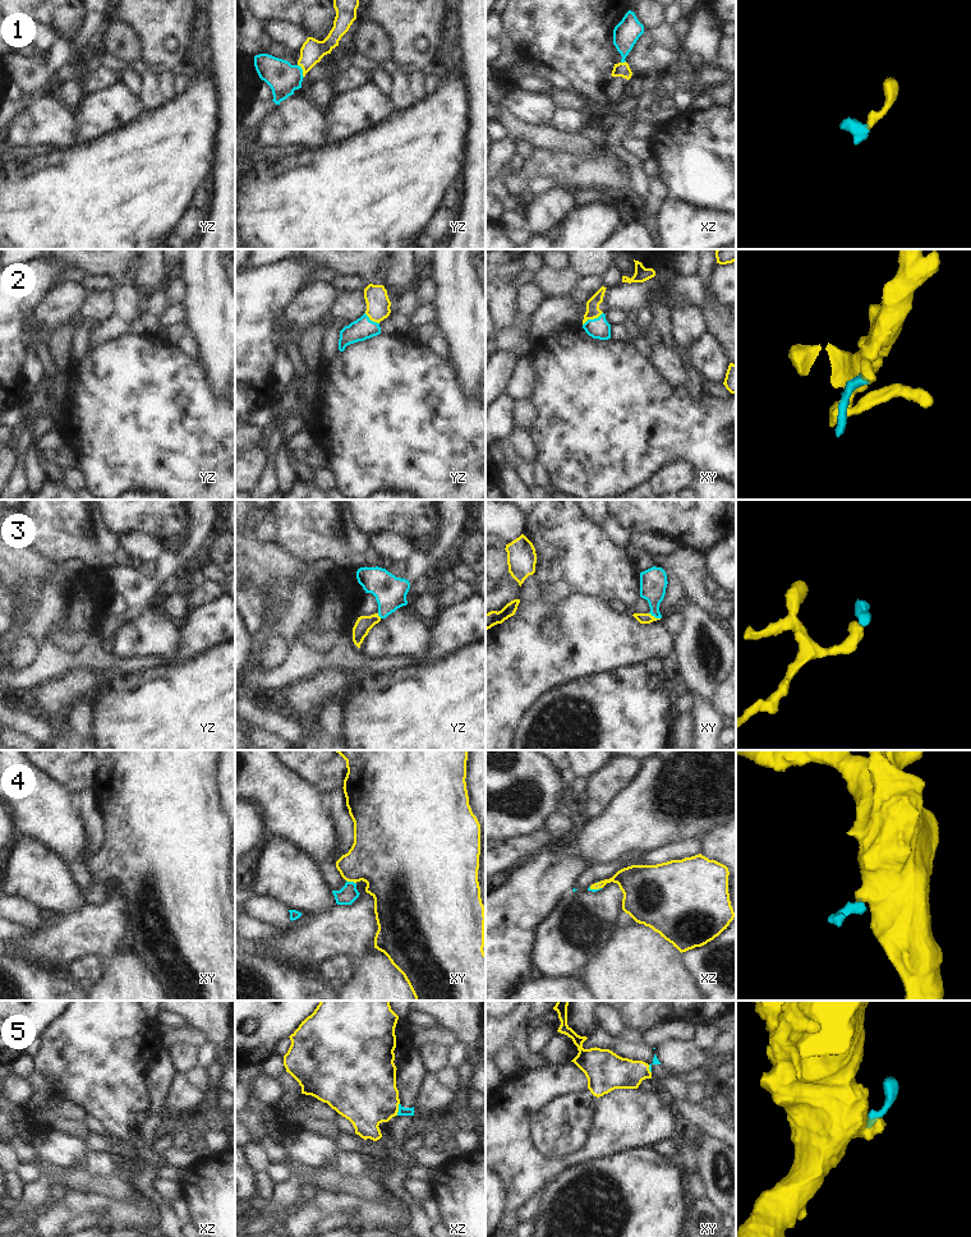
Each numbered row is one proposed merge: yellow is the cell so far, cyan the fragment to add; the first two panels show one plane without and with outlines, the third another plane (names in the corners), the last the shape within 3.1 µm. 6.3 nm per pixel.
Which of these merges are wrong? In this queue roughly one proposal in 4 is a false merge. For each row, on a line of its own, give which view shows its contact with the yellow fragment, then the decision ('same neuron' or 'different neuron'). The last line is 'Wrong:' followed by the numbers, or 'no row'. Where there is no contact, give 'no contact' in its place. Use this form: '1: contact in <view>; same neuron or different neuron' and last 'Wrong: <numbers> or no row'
1: contact in yz; same neuron
2: contact in xy; same neuron
3: contact in xy; same neuron
4: contact in xy; same neuron
5: contact in xz; different neuron
Wrong: 5

